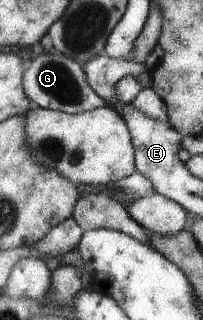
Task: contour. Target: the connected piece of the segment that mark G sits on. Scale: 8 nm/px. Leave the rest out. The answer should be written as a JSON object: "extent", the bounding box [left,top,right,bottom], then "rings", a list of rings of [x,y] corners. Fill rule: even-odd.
{"extent":[22,51,107,114],"rings":[[[46,51],[27,63],[26,71],[22,76],[22,85],[25,95],[33,102],[33,106],[67,114],[77,114],[107,104],[104,98],[92,89],[87,80],[86,71],[83,71],[79,62],[72,58],[66,57],[64,54],[52,55]]]}

